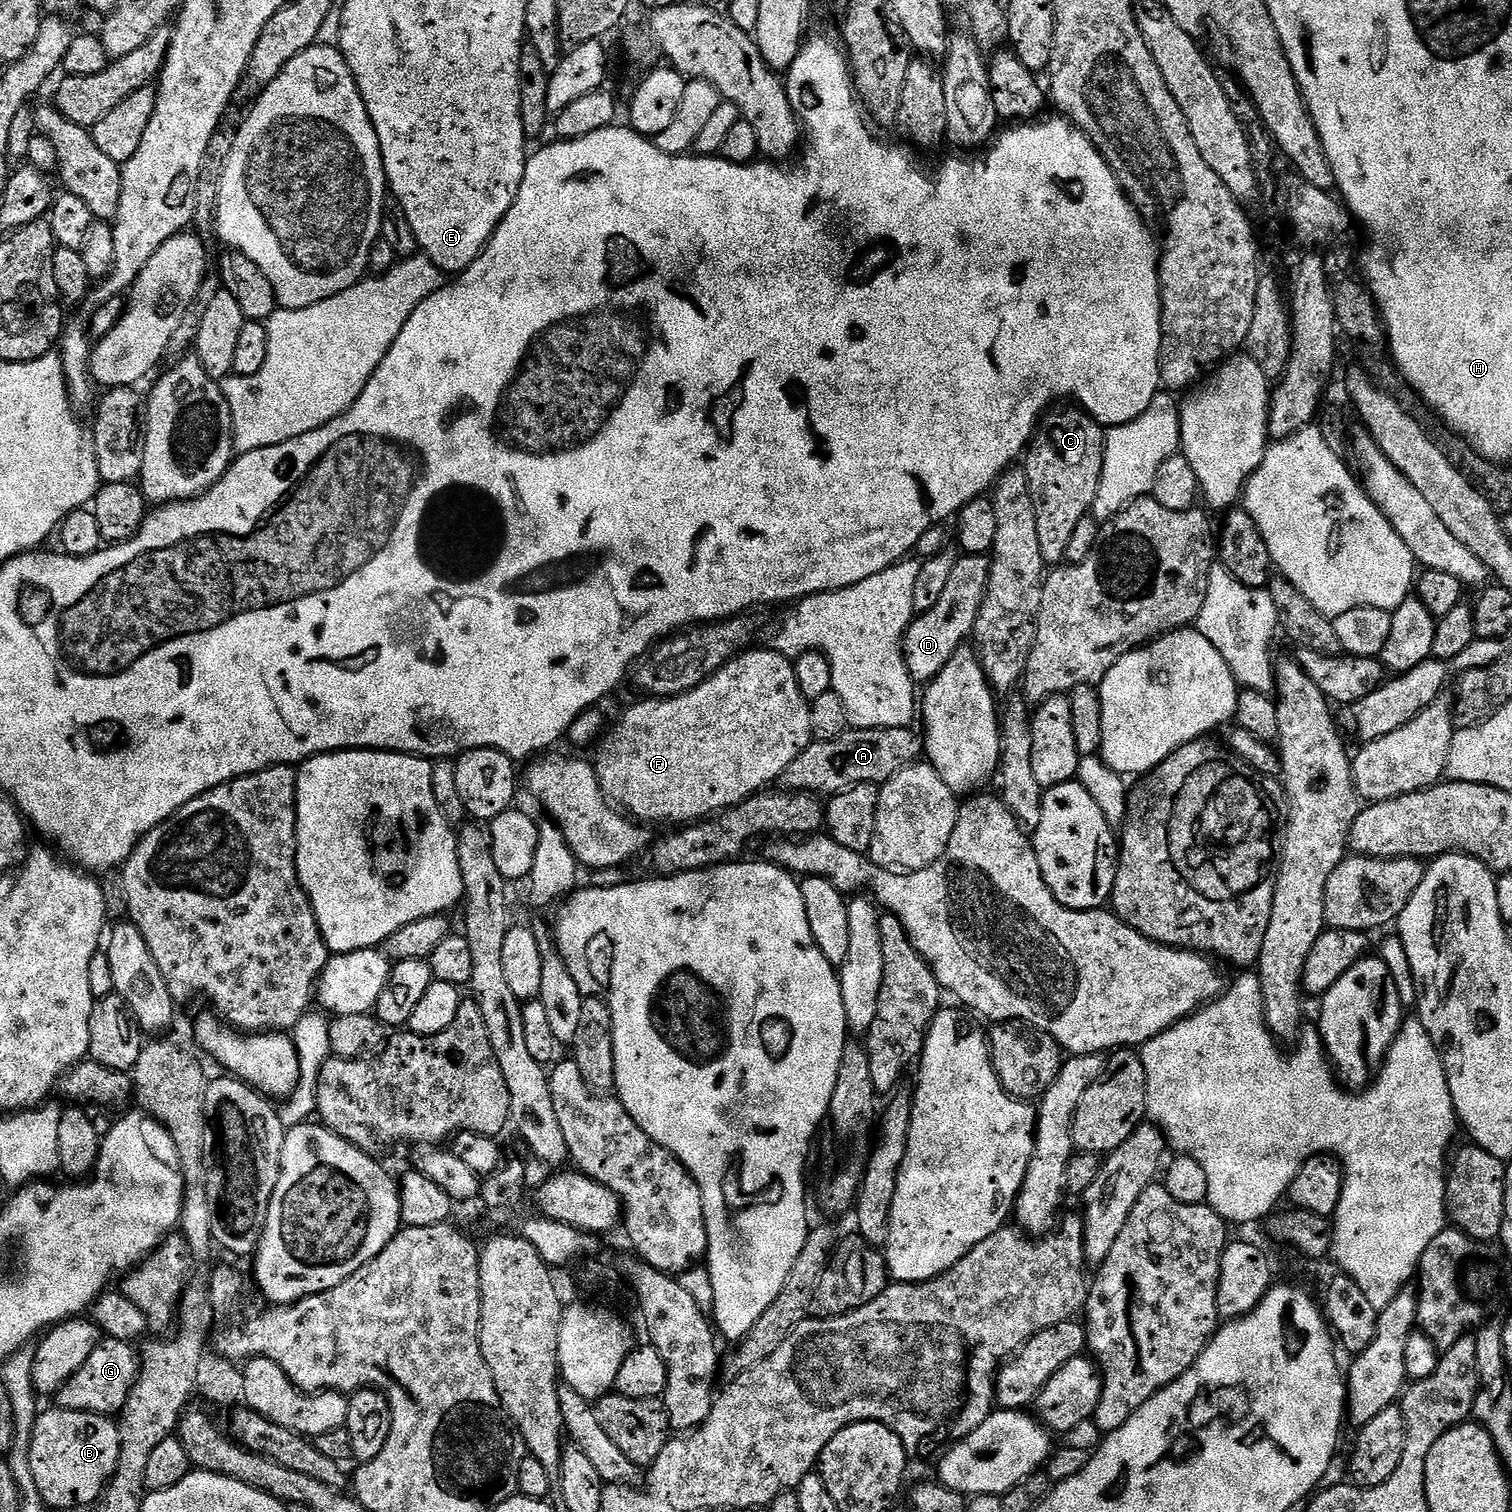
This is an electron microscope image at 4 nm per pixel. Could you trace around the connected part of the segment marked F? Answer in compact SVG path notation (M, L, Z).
M767 647L758 648L732 657L710 679L689 692L681 692L679 696L644 698L641 704L621 714L612 732L608 730L600 736L594 748L596 777L605 797L617 809L623 810L631 819L649 825L673 820L676 823L673 825L684 826L715 817L724 809L765 791L771 780L779 781L790 762L813 743L810 702L802 690L798 690L793 661Z

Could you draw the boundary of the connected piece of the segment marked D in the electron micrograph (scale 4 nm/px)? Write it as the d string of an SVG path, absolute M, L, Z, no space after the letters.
M961 555L954 566L954 574L950 574L950 583L946 585L938 606L934 606L934 610L919 613L908 625L902 641L904 661L906 670L917 685L927 685L928 681L935 678L942 666L946 666L946 662L954 658L959 648L965 647L967 640L964 639L967 636L969 639L975 633L978 610L982 610L991 565L991 559L987 555Z

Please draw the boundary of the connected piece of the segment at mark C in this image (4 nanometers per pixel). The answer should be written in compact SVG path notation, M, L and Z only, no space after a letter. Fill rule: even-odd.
M1060 406L1041 419L1026 449L1022 467L1028 475L1028 491L1036 507L1038 546L1042 546L1045 565L1065 563L1078 522L1092 511L1102 474L1104 434L1105 429L1087 412L1076 406Z

